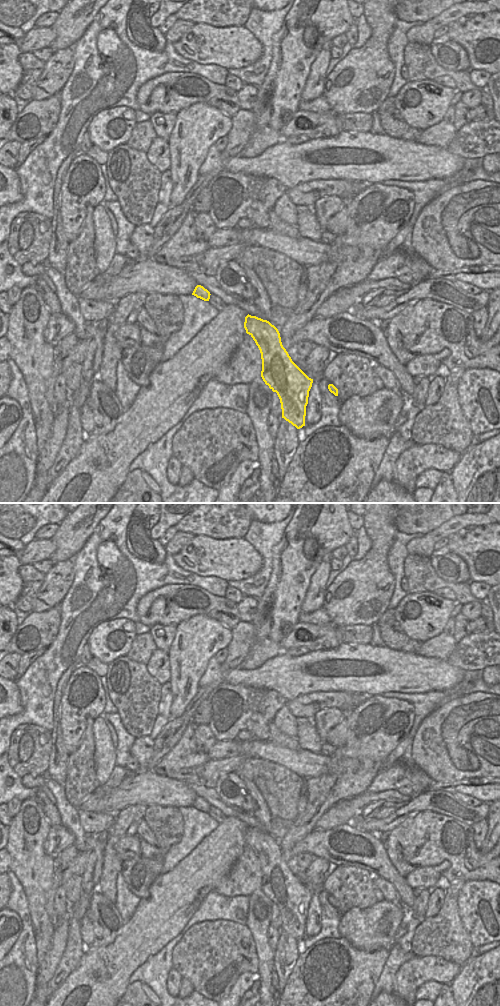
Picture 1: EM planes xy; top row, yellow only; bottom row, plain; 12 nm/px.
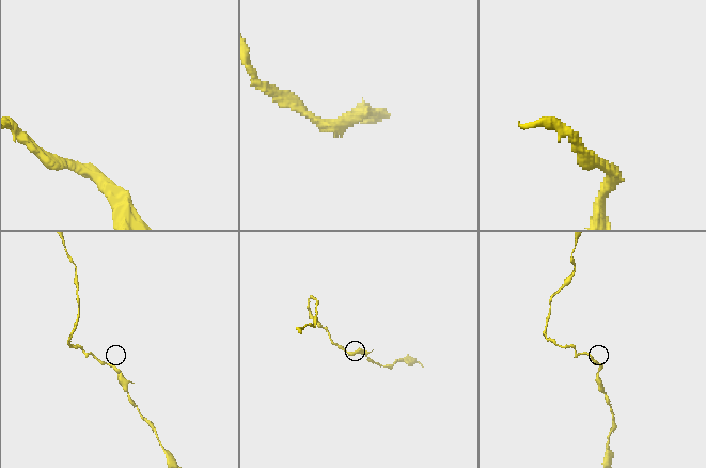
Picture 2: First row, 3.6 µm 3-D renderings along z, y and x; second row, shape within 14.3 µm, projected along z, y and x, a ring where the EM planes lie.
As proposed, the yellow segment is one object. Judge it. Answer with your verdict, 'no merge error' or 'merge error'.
no merge error

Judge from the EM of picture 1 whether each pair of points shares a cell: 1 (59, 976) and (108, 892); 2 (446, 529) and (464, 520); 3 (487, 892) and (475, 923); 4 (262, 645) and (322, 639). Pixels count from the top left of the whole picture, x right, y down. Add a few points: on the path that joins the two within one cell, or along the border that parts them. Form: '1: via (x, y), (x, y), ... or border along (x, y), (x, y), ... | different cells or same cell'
1: border along (102, 866), (97, 889) | different cells
2: via (450, 529), (454, 529), (460, 524) | same cell
3: via (479, 899), (477, 909), (474, 912), (475, 915) | same cell
4: border along (294, 624), (285, 632), (280, 642), (282, 650) | different cells

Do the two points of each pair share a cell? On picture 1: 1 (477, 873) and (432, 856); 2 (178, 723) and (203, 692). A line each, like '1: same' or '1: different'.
1: same
2: same

